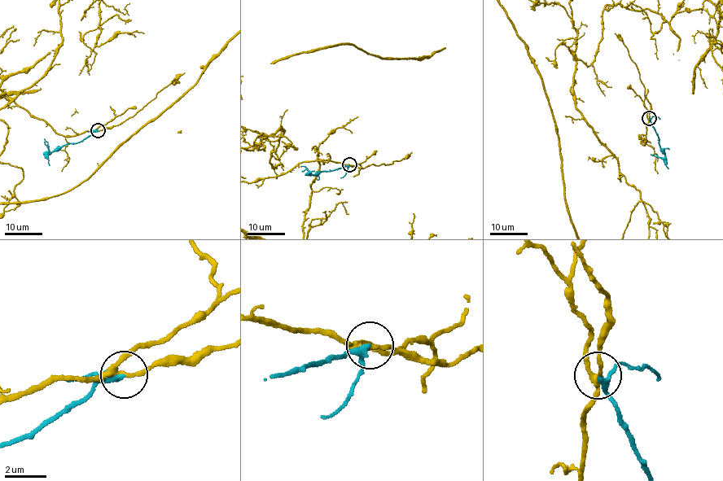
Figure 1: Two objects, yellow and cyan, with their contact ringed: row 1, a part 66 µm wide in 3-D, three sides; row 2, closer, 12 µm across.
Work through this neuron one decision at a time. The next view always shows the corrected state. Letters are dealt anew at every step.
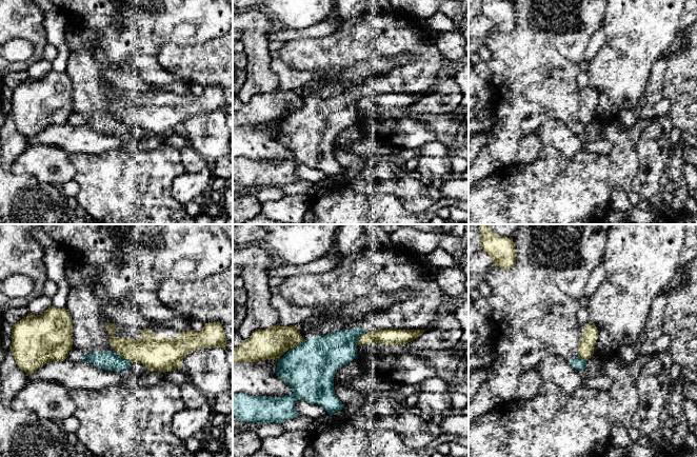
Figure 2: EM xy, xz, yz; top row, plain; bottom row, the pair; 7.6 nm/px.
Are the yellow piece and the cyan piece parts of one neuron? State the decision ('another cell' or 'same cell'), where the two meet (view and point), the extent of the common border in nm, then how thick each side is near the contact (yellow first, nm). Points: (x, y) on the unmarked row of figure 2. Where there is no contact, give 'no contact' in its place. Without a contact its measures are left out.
another cell | xz (359, 102) | 120 nm | 130/280 nm

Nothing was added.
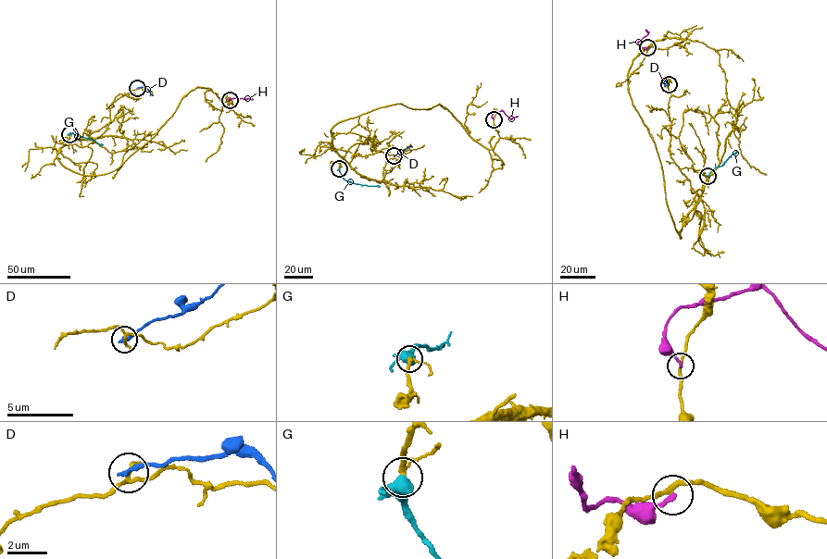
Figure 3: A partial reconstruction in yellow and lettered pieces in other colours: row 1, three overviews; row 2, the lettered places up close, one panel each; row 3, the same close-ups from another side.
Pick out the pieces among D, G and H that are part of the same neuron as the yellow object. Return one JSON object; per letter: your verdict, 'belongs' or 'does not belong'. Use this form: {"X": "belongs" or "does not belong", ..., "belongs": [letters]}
{"D": "does not belong", "G": "belongs", "H": "does not belong", "belongs": ["G"]}

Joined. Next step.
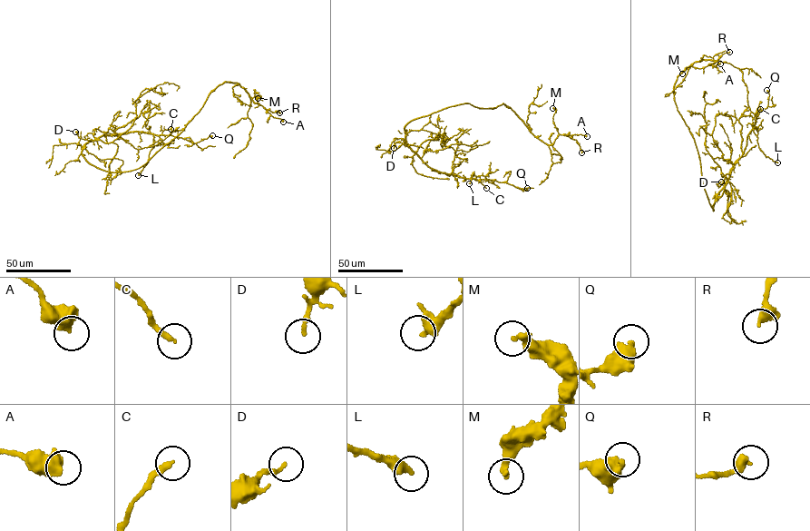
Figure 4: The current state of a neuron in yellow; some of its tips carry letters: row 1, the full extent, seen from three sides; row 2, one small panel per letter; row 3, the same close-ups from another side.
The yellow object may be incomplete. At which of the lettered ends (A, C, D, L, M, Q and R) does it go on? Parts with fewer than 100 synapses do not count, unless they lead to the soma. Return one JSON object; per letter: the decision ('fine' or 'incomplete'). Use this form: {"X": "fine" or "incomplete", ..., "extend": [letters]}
{"A": "fine", "C": "fine", "D": "fine", "L": "fine", "M": "fine", "Q": "fine", "R": "fine", "extend": []}

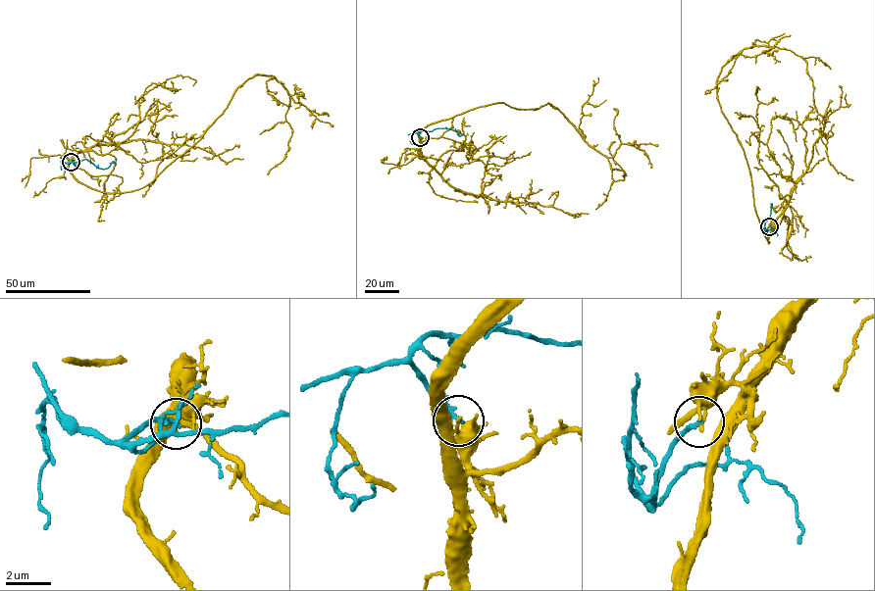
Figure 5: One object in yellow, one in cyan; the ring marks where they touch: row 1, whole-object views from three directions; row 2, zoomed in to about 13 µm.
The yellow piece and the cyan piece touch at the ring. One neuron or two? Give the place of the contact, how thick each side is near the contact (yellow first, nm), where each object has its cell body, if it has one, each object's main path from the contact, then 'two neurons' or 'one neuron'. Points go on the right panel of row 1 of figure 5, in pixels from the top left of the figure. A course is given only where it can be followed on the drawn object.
at (769, 226); 180 nm thick on the yellow side, 240 nm on the other; no cell body on yellow; no cell body on cyan; yellow runs (769, 226), (769, 243), (745, 152), (718, 99), (718, 75), (755, 45), (791, 50), (807, 63), (817, 112); cyan runs (769, 226), (764, 231), (763, 220), (769, 216), (771, 204); two neurons

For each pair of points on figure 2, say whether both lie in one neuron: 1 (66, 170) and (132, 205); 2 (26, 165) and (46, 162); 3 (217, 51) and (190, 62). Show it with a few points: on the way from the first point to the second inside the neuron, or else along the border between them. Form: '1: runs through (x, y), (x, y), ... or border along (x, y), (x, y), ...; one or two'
1: border along (67, 155), (74, 169), (73, 178); two
2: runs through (32, 162), (41, 162); one
3: runs through (211, 57), (205, 62), (196, 62); one

